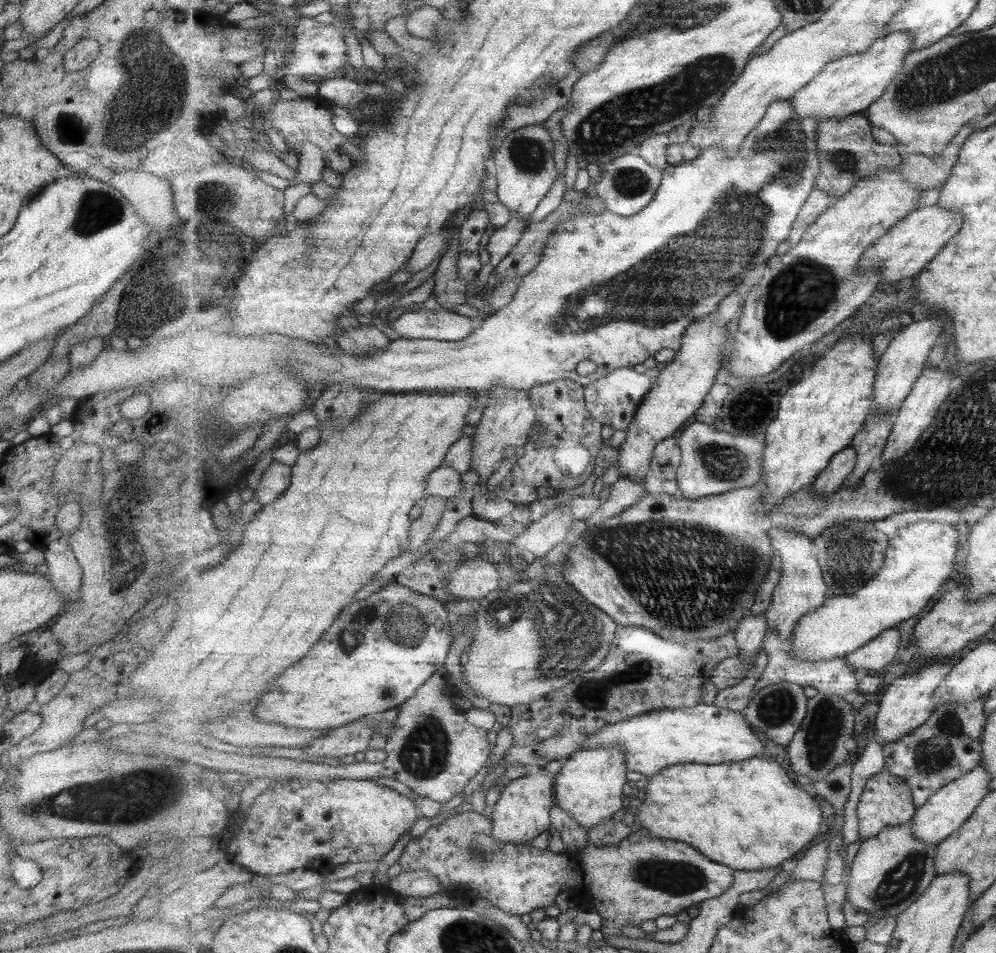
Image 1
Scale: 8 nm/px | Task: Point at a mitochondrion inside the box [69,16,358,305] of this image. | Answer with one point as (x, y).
(149, 60)

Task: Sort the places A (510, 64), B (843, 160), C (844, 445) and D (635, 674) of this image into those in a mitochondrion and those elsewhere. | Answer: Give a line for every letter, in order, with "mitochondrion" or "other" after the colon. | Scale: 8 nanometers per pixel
A: other
B: mitochondrion
C: other
D: mitochondrion

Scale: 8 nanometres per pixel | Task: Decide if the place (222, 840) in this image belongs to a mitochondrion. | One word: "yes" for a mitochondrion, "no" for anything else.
no

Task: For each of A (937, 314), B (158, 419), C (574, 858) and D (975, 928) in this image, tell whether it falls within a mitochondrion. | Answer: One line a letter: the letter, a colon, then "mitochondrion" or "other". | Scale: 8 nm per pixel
A: other
B: other
C: other
D: other

